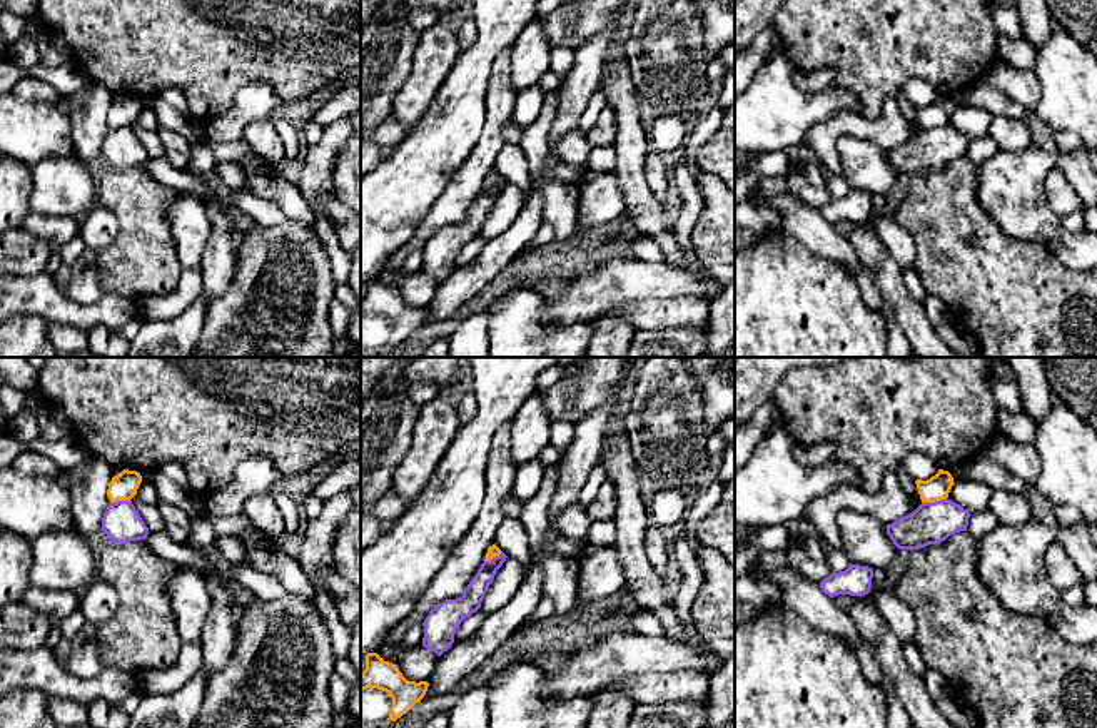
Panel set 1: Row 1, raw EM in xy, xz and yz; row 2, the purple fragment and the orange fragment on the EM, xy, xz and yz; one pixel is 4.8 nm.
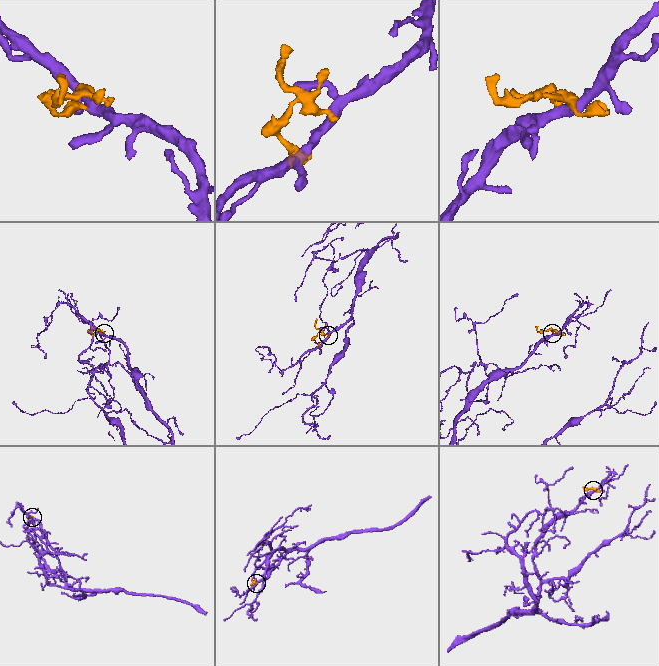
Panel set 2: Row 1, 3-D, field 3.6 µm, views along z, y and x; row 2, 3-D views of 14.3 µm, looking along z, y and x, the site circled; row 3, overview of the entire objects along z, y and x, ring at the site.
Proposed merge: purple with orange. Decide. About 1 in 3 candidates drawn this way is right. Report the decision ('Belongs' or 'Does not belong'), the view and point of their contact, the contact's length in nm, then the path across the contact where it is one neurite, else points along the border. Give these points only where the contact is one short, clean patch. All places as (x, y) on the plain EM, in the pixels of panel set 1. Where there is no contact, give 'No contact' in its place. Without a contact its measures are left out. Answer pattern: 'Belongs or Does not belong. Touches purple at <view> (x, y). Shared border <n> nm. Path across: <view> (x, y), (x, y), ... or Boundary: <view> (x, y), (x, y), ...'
Does not belong. Touches purple at yz (935, 127). Shared border 120 nm. Boundary: yz (945, 124), (922, 129)

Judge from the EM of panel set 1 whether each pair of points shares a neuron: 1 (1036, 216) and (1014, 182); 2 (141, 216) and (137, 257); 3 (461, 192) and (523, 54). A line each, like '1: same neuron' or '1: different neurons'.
1: same neuron
2: same neuron
3: different neurons

